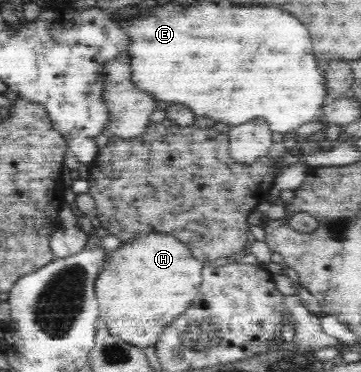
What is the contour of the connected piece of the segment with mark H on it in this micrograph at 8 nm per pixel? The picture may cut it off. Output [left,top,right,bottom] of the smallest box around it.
[95,233,205,349]

